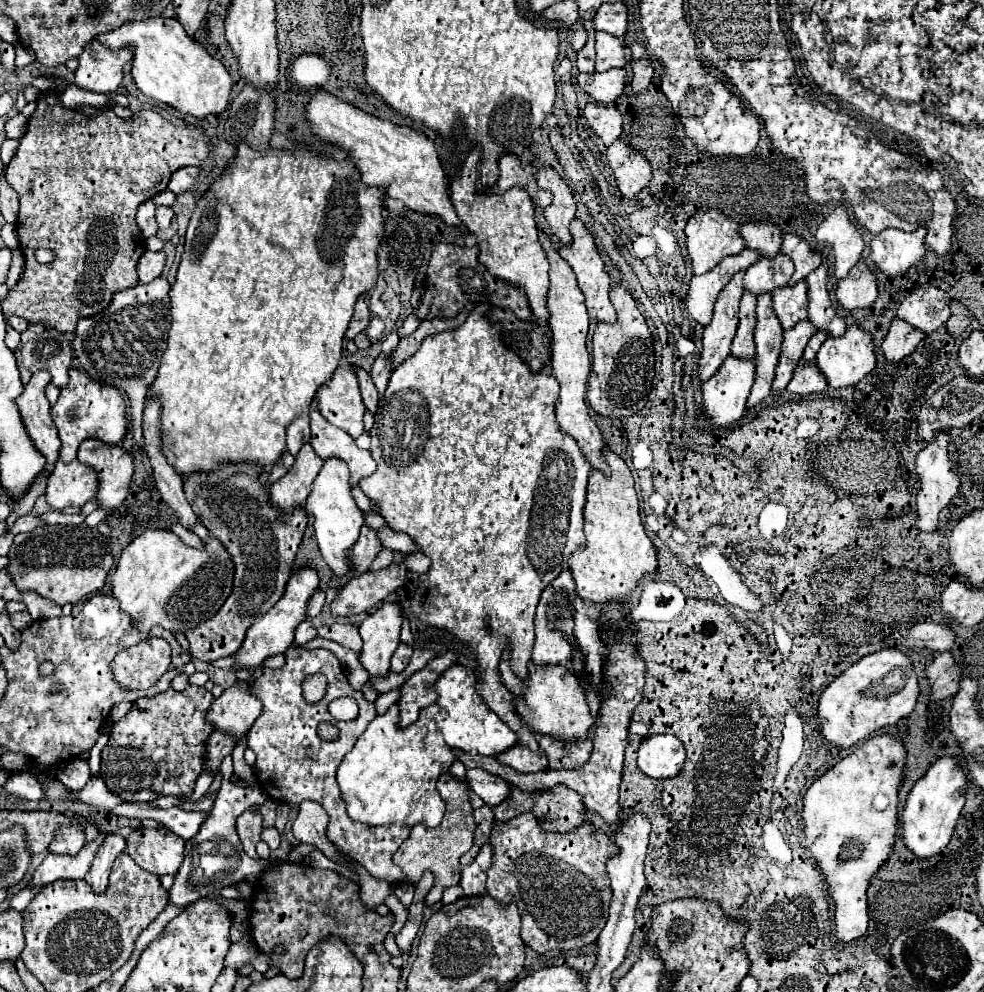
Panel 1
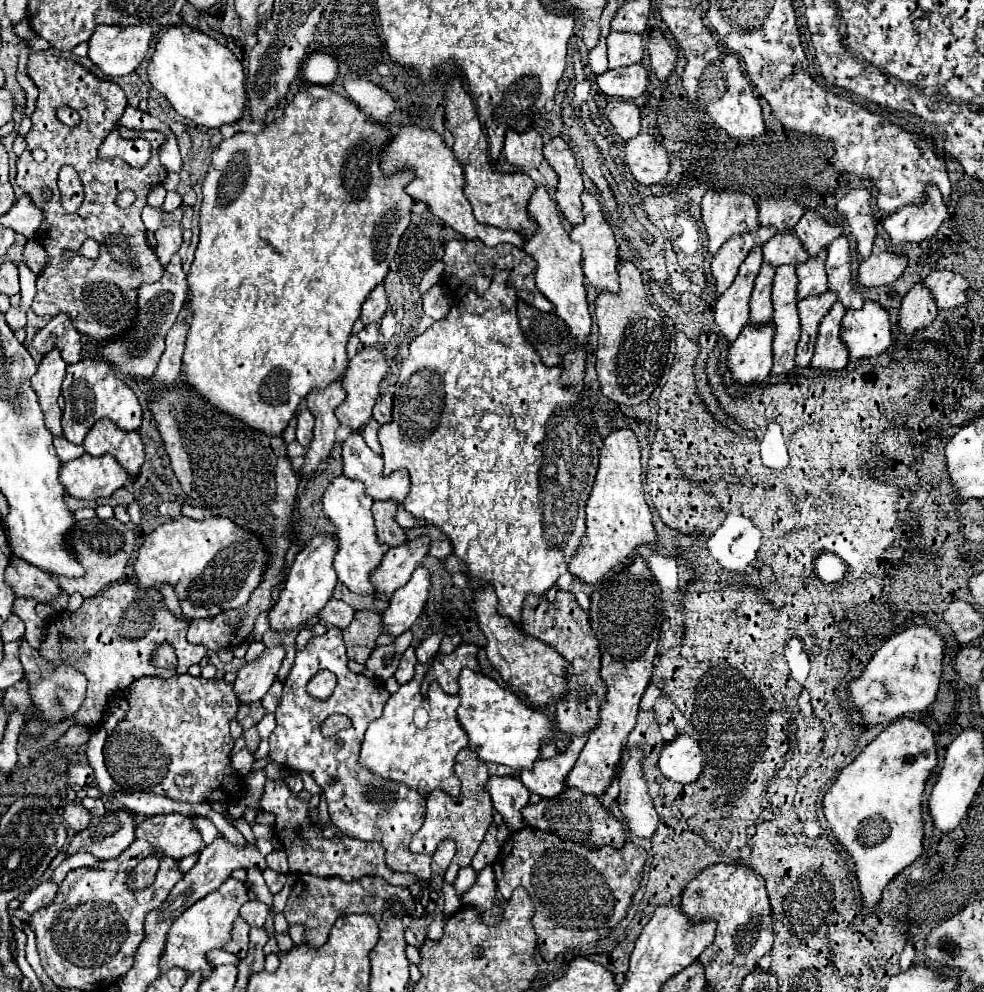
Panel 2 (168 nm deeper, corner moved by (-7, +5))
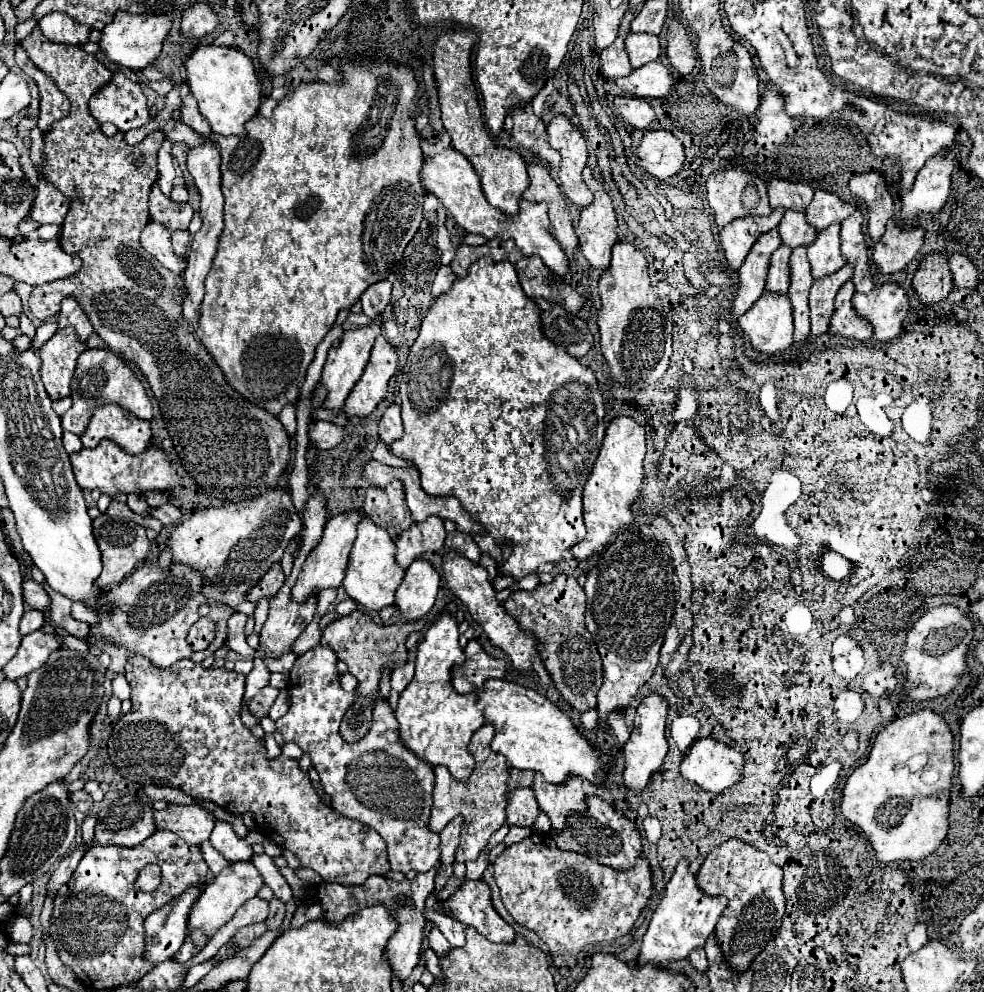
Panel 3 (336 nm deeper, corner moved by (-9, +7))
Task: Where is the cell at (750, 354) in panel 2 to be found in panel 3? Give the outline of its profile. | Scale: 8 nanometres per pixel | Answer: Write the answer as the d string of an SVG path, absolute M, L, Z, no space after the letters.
M764 291L764 295L744 315L740 315L738 325L754 349L768 355L784 351L792 345L792 303L788 303L788 293L772 295L770 291Z

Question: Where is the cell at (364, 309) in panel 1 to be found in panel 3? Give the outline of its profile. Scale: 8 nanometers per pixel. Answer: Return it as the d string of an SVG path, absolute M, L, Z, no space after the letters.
M378 281L378 283L370 285L360 297L362 311L368 317L382 315L384 307L388 305L388 301L390 301L390 283L388 281Z

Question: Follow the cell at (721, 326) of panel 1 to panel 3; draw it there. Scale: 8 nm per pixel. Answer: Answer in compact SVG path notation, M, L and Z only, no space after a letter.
M772 229L768 233L764 233L750 249L746 261L742 263L742 267L738 269L740 275L740 289L738 295L734 299L734 307L732 307L732 315L740 317L742 313L748 311L748 307L754 305L754 301L760 299L760 295L764 293L764 285L766 285L766 275L768 275L768 263L772 253L780 247L780 235L778 229Z

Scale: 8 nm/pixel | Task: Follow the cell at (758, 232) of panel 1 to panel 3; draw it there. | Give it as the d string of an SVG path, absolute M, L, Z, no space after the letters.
M770 179L768 181L770 207L784 207L794 211L806 211L812 201L814 187L804 181L788 181L788 179Z

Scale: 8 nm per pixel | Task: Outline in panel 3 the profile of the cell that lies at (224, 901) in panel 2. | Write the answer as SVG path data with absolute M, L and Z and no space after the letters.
M252 861L230 863L226 869L222 869L216 877L212 877L208 881L208 885L200 893L198 901L192 905L188 927L190 929L200 927L208 937L212 937L220 927L226 925L226 921L232 919L232 915L238 911L238 907L242 907L248 899L256 897L256 893L260 891L262 885L264 885L264 879Z

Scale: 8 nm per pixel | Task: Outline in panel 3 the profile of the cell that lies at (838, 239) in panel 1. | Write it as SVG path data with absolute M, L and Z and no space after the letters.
M868 171L868 173L858 173L850 181L850 191L862 199L862 203L868 209L868 233L870 239L878 241L884 231L888 219L896 213L894 199L888 193L886 179L880 171Z

